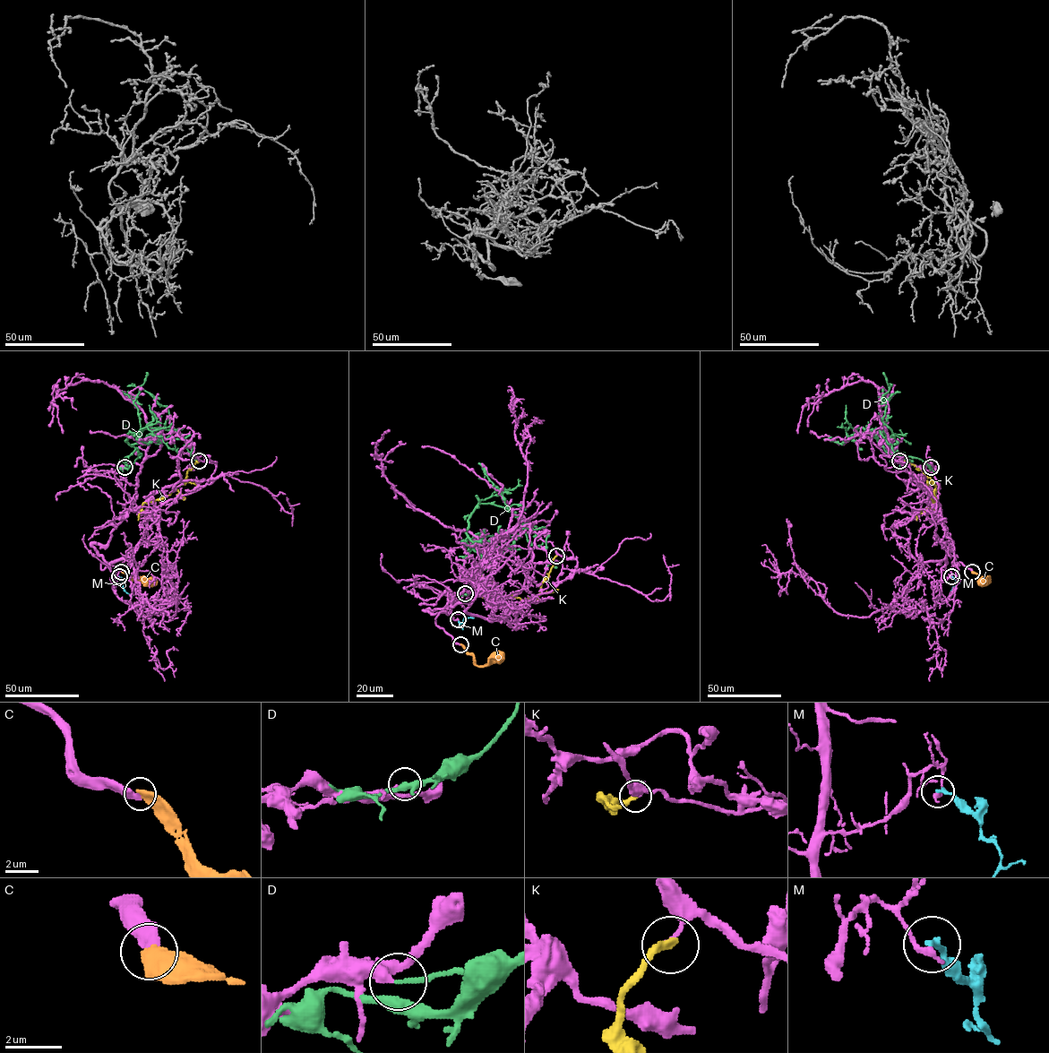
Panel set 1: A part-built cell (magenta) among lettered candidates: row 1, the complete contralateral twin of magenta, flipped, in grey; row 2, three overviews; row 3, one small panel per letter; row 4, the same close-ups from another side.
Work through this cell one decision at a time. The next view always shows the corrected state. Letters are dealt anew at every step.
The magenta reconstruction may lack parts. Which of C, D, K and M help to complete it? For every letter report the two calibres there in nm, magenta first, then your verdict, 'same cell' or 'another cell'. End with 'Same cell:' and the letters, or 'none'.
C: calibres 360 and 480 nm; same cell
D: calibres 280 and 160 nm; another cell
K: calibres 150 and 280 nm; another cell
M: calibres 280 and 200 nm; another cell
Same cell: C

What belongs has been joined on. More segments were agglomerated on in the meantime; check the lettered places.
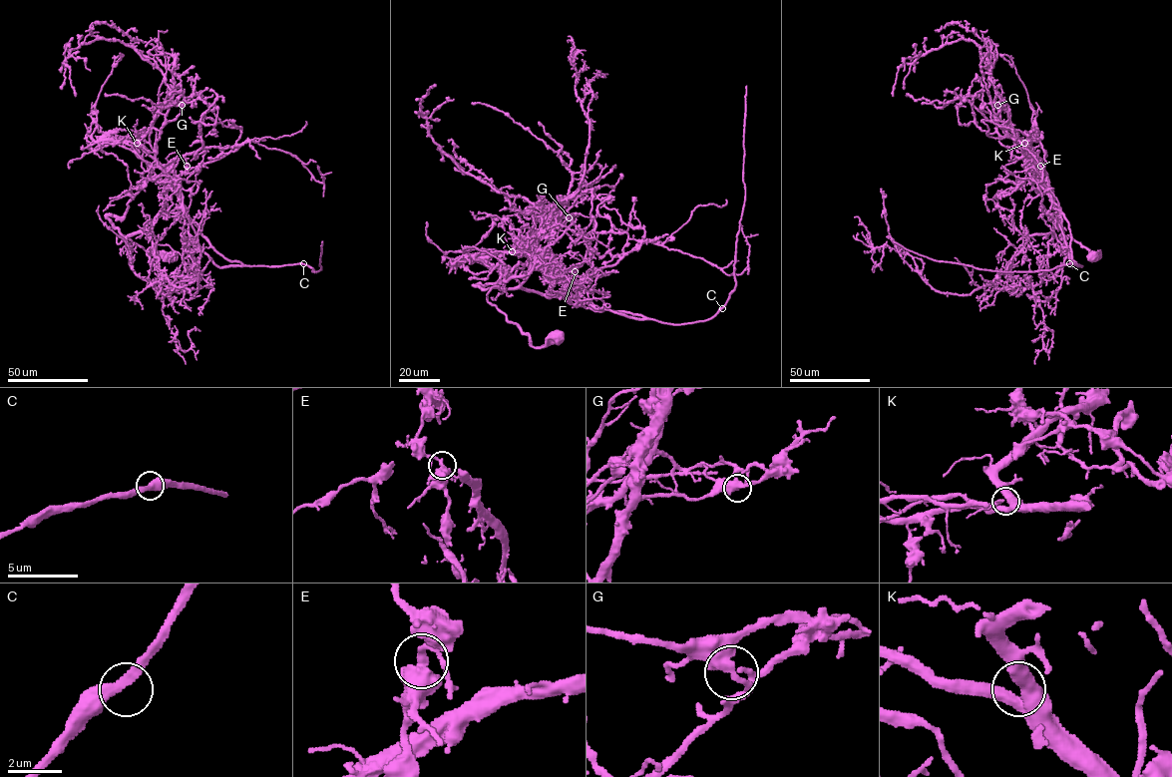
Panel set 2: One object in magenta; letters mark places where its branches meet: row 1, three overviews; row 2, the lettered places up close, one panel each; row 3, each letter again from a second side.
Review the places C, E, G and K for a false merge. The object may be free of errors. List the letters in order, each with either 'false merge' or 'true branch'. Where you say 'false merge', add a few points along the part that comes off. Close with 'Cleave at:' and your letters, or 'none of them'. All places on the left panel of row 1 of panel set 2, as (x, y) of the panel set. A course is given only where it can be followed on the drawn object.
C: true branch
E: true branch
G: false merge; foreign part runs (182, 105), (161, 111), (150, 143), (216, 250), (245, 265), (316, 272), (322, 241)
K: true branch
Cleave at: G

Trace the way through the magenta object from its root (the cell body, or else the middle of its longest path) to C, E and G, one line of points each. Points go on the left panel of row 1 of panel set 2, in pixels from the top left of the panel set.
C: (173, 257), (117, 236), (119, 243), (178, 212), (201, 247), (229, 259), (303, 263)
E: (173, 257), (117, 236), (119, 243), (166, 212), (171, 165), (182, 159), (187, 166)
G: (173, 257), (125, 235), (118, 243), (107, 215), (124, 216), (154, 167), (168, 108), (182, 105)

